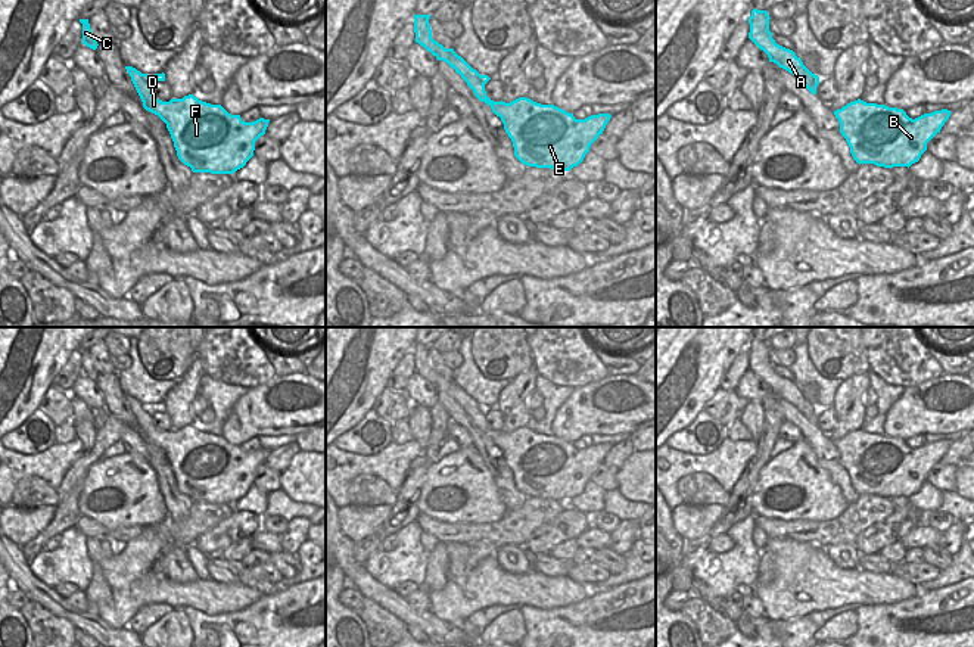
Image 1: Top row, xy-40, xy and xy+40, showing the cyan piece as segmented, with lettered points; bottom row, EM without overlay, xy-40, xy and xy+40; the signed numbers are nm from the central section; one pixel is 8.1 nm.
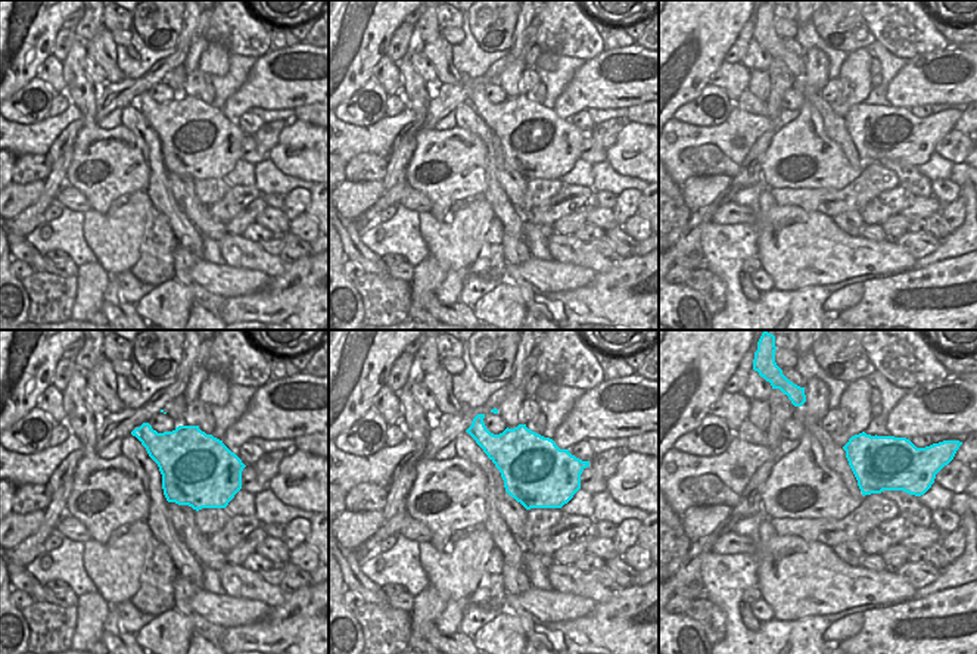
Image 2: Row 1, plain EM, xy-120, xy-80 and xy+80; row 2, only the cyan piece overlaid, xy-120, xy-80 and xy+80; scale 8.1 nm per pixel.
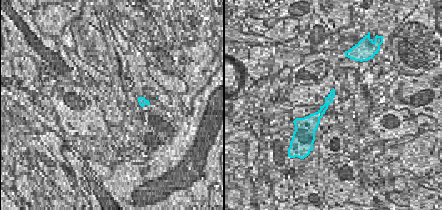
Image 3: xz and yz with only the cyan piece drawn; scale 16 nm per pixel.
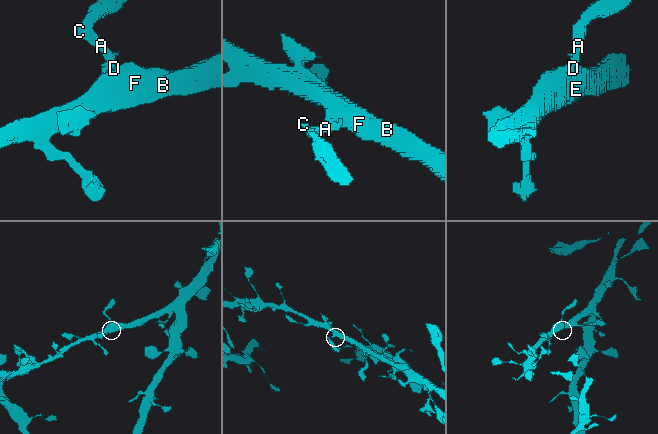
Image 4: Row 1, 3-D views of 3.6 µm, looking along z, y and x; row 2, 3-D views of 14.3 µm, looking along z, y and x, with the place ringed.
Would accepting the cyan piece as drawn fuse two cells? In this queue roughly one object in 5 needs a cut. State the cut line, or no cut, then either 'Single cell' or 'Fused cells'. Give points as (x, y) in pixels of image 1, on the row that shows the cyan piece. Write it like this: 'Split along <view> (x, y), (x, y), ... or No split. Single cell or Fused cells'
No split. Single cell.

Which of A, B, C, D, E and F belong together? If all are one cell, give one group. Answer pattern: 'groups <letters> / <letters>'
groups A B C D E F

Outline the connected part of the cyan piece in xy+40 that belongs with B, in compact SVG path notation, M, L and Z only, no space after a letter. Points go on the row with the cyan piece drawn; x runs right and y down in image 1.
M861 99L834 111L853 159L884 168L909 168L918 162L950 113L942 109L912 119L903 109Z

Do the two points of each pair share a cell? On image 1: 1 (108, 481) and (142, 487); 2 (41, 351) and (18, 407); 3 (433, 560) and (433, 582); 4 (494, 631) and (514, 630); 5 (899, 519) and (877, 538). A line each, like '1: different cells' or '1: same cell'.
1: same cell
2: same cell
3: same cell
4: same cell
5: same cell

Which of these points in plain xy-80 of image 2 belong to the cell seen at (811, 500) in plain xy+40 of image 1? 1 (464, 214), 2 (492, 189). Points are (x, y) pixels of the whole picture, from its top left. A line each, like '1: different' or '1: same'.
1: different
2: different

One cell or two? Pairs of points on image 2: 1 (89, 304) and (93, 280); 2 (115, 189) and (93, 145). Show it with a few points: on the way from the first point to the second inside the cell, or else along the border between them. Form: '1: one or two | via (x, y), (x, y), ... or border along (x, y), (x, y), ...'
1: one | via (89, 298), (90, 286)
2: one | via (106, 178), (106, 168), (99, 155)

